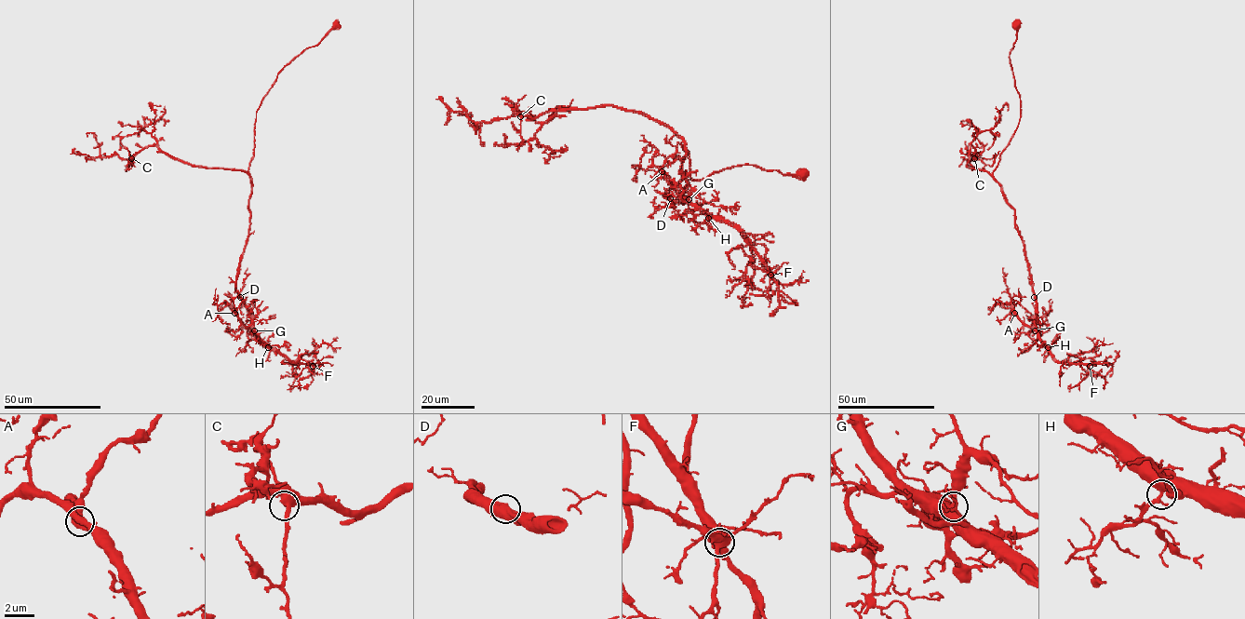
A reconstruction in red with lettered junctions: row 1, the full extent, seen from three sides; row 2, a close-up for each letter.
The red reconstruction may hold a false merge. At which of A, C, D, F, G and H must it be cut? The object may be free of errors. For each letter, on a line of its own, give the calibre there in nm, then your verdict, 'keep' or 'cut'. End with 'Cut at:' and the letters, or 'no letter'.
A: 400 nm thick; keep
C: 550 nm thick; keep
D: 700 nm thick; keep
F: 600 nm thick; keep
G: 600 nm thick; keep
H: 480 nm thick; keep
Cut at: no letter

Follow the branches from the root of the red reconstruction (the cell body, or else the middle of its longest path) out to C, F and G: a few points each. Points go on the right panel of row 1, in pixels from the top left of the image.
C: (1014, 25), (1017, 39), (1009, 60), (1021, 99), (1018, 126), (992, 175), (967, 166), (970, 146), (974, 158)
F: (1014, 25), (1009, 60), (1021, 118), (993, 178), (1014, 210), (1036, 302), (1036, 332), (1057, 360), (1090, 366)
G: (1014, 25), (1017, 39), (1009, 60), (1021, 118), (993, 178), (1014, 210), (1036, 302), (1035, 330)

